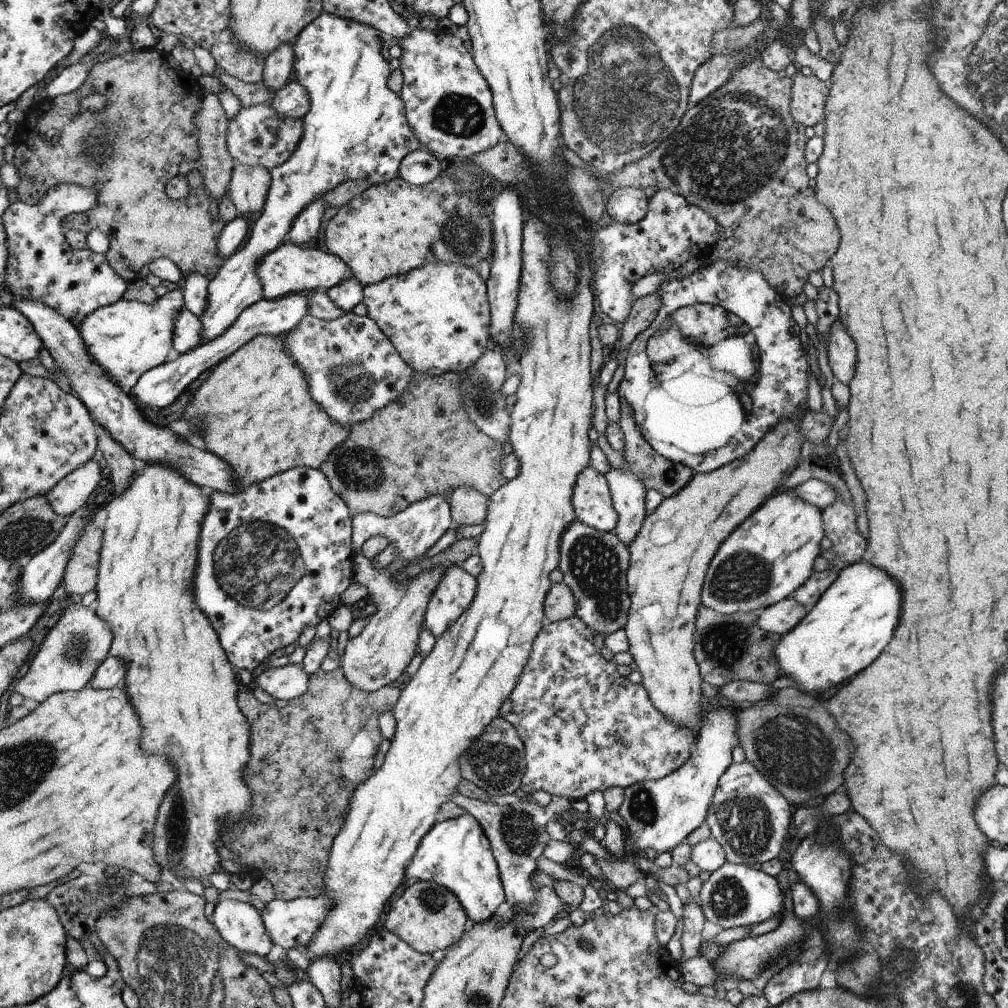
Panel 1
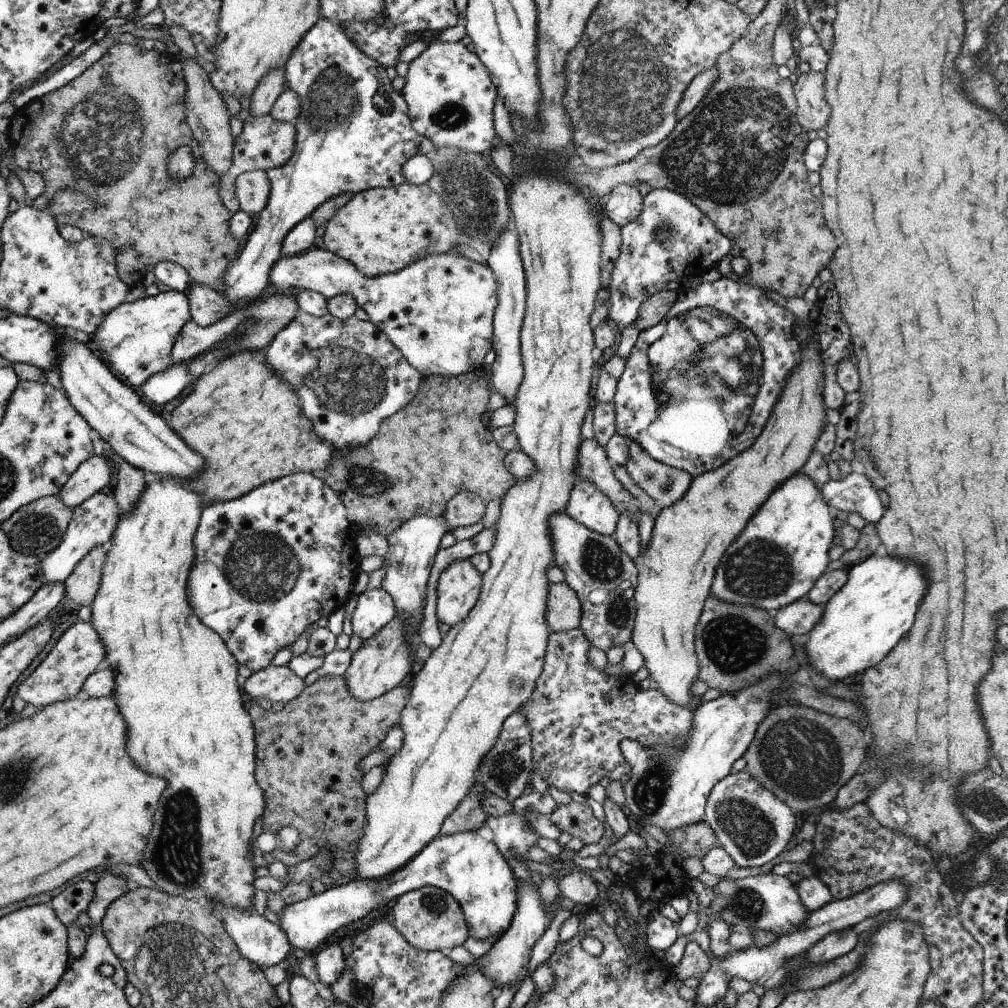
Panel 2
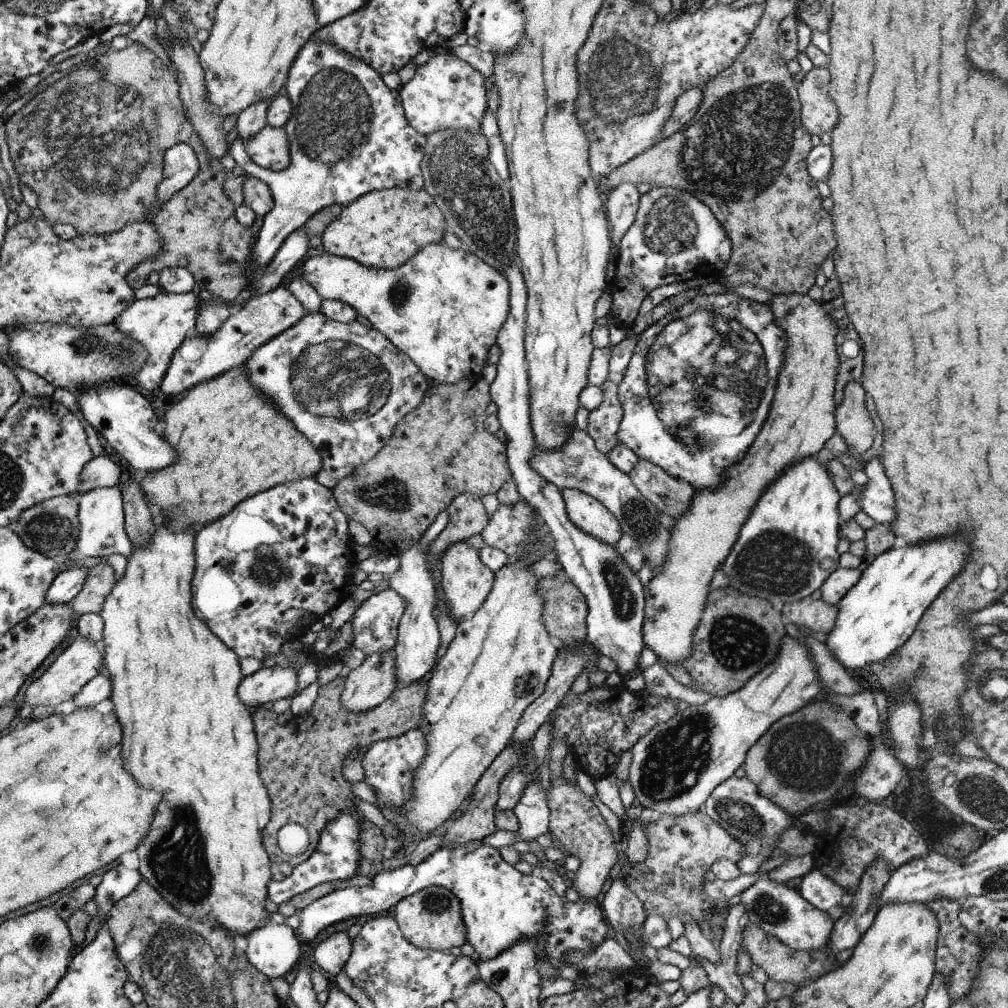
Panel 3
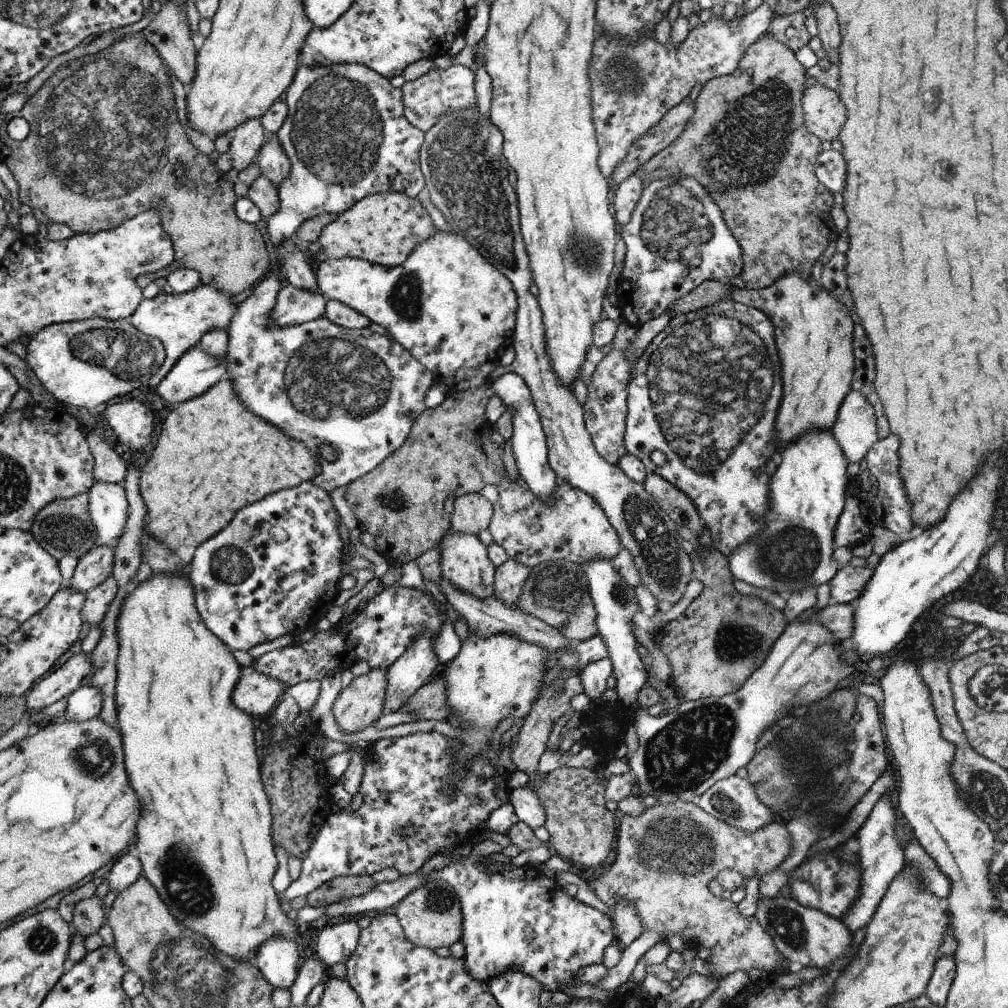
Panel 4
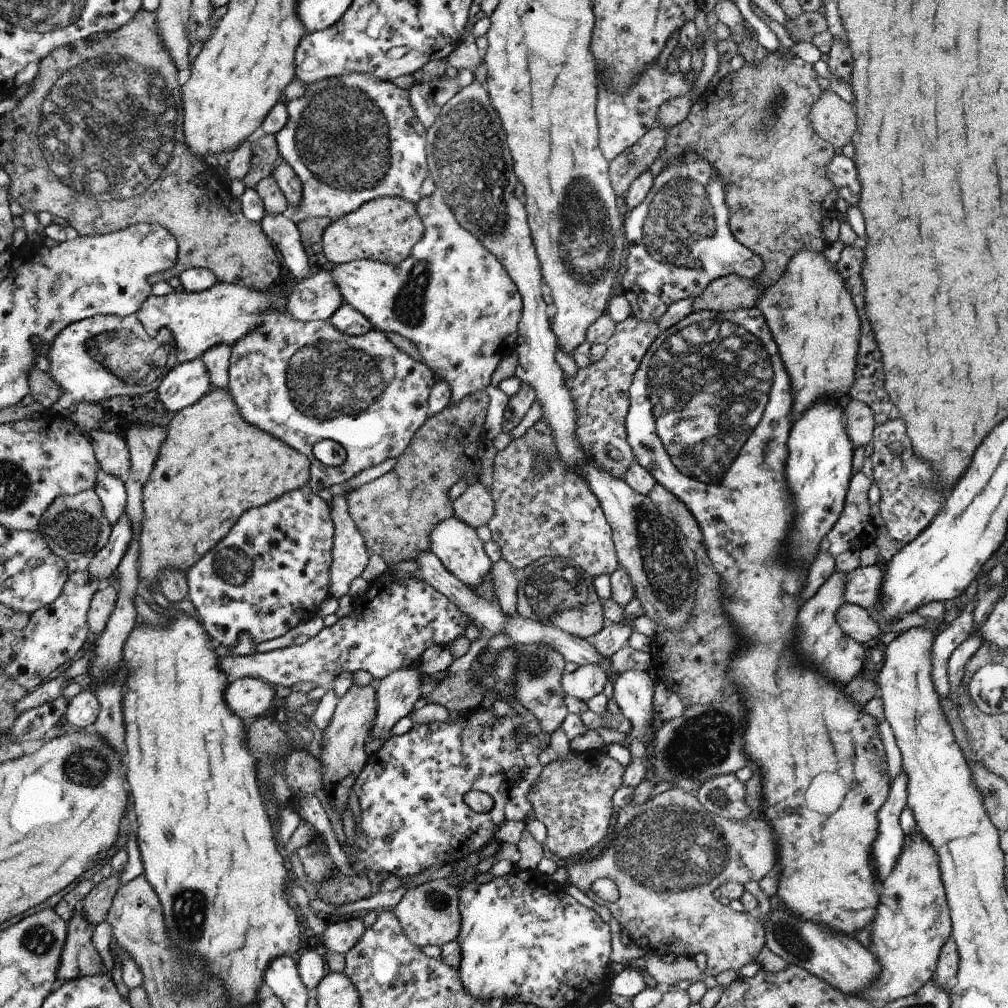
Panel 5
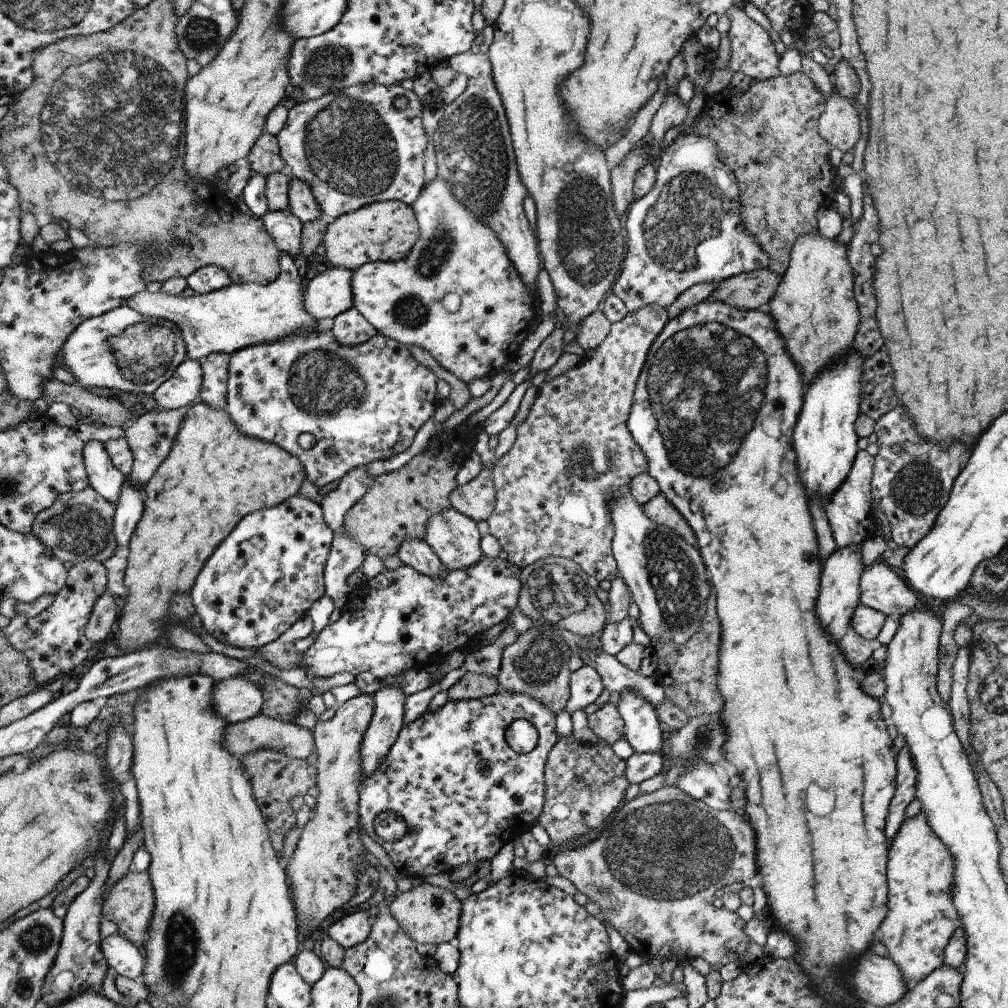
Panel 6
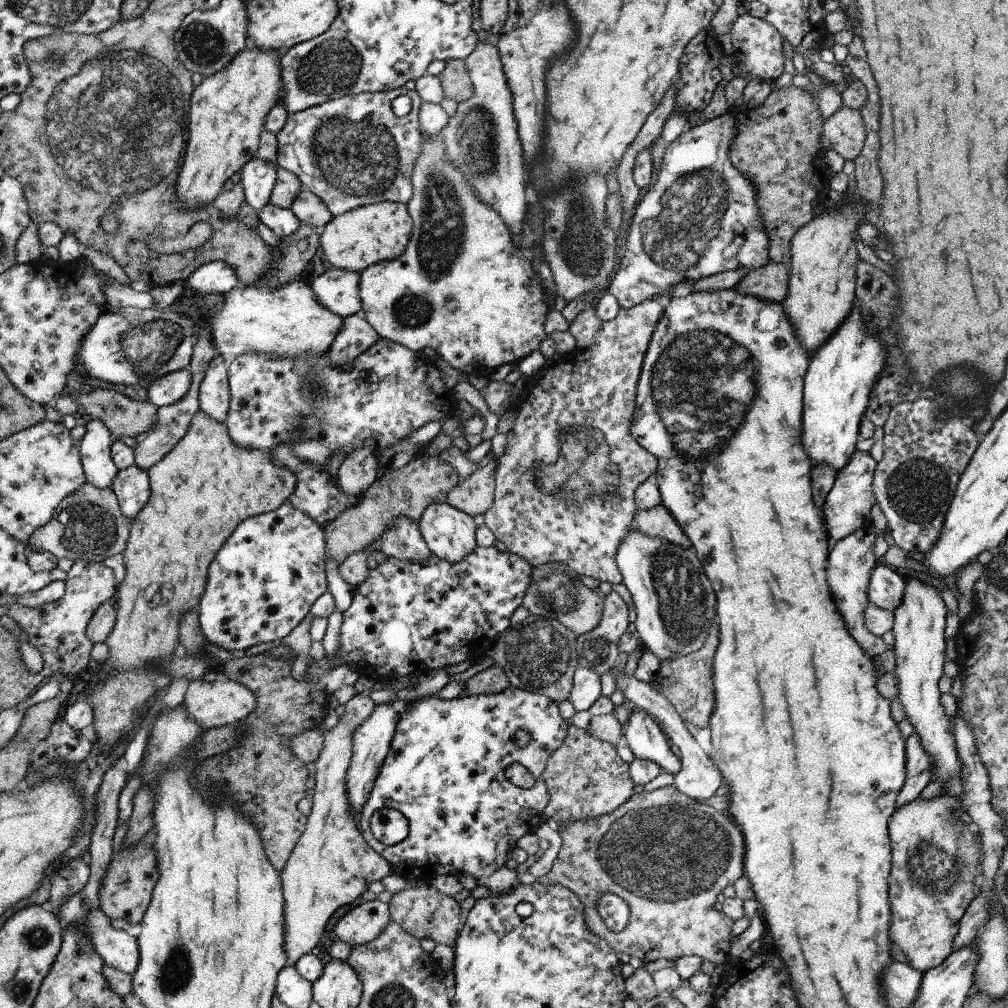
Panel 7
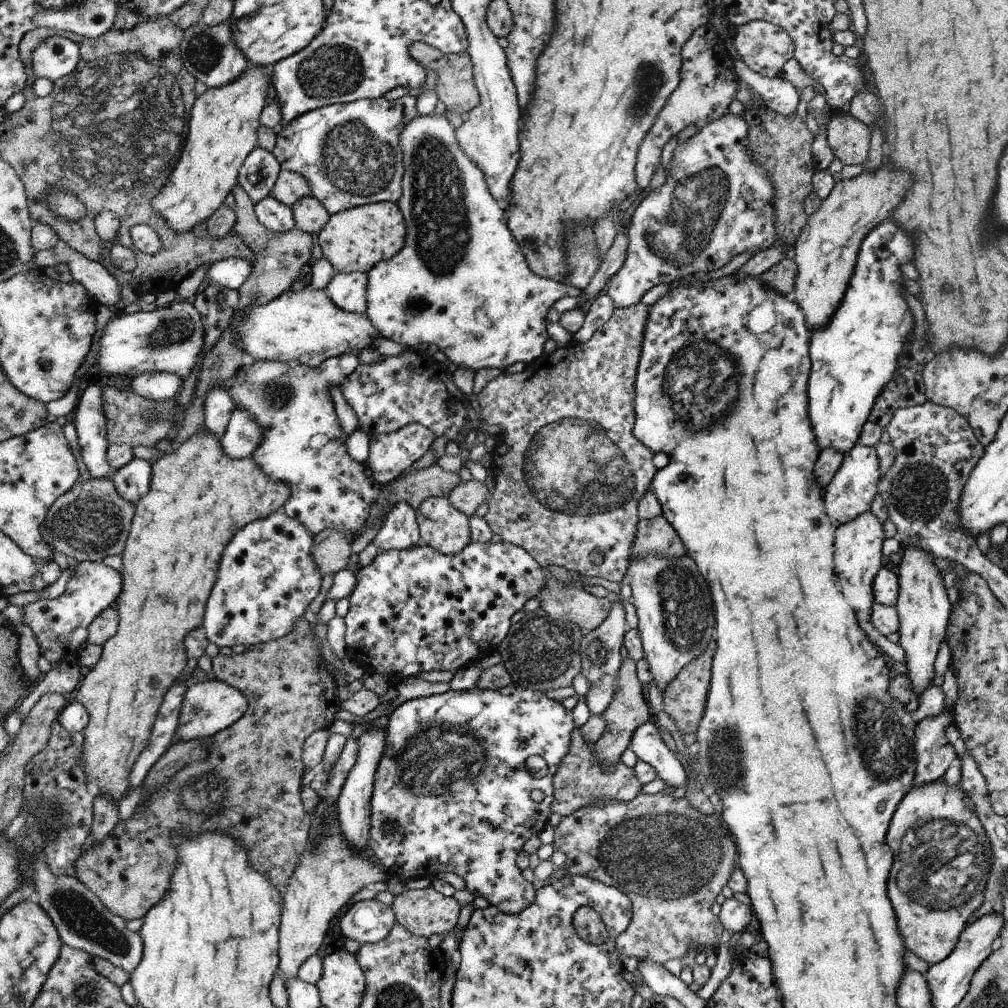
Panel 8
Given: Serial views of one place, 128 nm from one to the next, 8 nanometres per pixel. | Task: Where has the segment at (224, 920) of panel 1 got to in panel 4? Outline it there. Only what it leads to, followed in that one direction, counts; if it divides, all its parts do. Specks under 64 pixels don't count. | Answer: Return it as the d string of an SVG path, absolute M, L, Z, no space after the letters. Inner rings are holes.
M275 935L255 952L252 962L263 972L263 978L273 988L287 988L296 981L300 960L294 938Z

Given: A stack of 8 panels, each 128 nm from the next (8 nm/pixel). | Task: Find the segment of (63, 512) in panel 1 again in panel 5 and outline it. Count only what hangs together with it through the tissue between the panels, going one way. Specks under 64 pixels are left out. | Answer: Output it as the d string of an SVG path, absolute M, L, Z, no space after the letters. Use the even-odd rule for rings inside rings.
M98 427L90 433L94 444L95 458L99 463L99 469L103 469L108 475L126 480L131 468L129 449L127 442L116 433L104 432Z

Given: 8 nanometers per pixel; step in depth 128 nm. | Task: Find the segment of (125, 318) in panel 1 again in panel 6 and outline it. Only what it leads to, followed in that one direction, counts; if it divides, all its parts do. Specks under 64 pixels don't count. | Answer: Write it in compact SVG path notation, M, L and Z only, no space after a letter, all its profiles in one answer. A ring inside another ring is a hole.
M281 252L279 278L271 284L232 283L210 293L187 292L179 296L145 291L125 304L144 317L174 323L186 344L187 359L201 361L211 353L232 355L251 345L285 338L299 329L319 330L317 321L303 308L306 280L300 263L296 257Z

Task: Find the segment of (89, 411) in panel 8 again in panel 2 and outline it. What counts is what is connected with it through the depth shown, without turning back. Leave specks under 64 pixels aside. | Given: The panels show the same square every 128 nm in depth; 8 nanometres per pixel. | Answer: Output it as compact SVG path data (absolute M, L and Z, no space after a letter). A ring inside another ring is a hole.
M102 491L97 492L73 508L74 516L71 524L68 525L67 533L64 534L62 544L52 550L50 554L46 554L40 558L40 576L42 576L44 585L56 584L56 582L64 582L76 565L84 556L96 548L96 546L103 546L109 548L112 544L112 534L118 528L118 520L122 512L115 500L113 494L104 494Z

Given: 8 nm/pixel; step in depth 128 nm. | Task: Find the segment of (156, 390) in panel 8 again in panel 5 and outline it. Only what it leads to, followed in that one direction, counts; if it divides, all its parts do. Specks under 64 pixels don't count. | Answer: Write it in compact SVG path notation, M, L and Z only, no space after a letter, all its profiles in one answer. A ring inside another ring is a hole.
M199 357L175 365L157 392L164 407L176 413L194 405L211 390L208 370Z

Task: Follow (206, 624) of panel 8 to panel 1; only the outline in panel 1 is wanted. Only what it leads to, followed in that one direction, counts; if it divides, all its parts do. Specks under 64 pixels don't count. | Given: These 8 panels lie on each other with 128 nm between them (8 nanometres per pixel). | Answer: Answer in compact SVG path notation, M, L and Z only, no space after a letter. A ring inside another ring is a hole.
M296 467L286 472L267 478L266 481L248 486L234 493L212 493L212 514L208 514L208 522L204 522L204 546L200 546L200 578L196 578L196 594L200 594L200 610L212 618L215 629L220 634L220 642L224 642L224 650L232 664L239 668L246 668L254 673L254 668L266 660L274 650L286 648L288 644L296 644L302 630L306 626L316 626L318 622L328 620L330 614L336 610L340 602L340 594L352 584L354 572L352 564L352 539L354 528L350 528L350 513L348 505L332 490L331 482L327 475L320 469L310 467Z

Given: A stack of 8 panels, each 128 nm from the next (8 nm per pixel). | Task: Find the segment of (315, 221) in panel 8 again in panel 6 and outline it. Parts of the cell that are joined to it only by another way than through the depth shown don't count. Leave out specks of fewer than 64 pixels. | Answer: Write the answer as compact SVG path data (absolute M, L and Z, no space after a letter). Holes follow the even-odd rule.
M291 176L290 210L303 224L315 219L324 218L319 204L316 203L314 192L306 182Z

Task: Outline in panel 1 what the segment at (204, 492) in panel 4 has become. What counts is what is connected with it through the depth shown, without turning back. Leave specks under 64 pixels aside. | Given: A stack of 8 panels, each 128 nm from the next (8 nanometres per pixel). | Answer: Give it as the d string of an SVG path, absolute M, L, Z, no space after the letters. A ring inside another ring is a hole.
M281 335L278 336L255 336L247 342L244 346L240 347L234 354L231 354L228 358L219 362L212 368L210 376L205 382L202 383L200 388L193 394L194 398L190 400L188 406L185 408L184 416L186 422L190 420L200 419L200 432L198 435L203 439L206 447L206 451L210 454L215 454L218 458L228 458L228 462L232 462L232 466L236 466L236 474L240 474L240 478L234 480L234 484L238 486L238 491L258 484L259 482L266 481L267 478L272 478L277 474L286 472L288 469L296 467L310 467L313 469L319 469L323 462L328 460L328 457L334 452L336 446L340 446L347 440L349 430L340 426L338 422L332 422L332 418L322 410L322 406L318 406L314 400L310 390L308 390L307 378L304 378L304 372L296 366L291 356L286 354L286 348L284 348L284 340Z

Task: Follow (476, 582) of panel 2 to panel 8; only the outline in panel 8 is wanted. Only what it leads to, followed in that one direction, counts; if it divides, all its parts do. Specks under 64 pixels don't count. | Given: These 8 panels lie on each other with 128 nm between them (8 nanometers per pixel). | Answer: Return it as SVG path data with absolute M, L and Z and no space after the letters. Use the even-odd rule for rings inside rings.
M428 498L420 504L420 507L415 512L421 541L433 550L444 555L454 555L472 543L469 524L471 522L470 518L466 514L455 510L450 505L448 498Z

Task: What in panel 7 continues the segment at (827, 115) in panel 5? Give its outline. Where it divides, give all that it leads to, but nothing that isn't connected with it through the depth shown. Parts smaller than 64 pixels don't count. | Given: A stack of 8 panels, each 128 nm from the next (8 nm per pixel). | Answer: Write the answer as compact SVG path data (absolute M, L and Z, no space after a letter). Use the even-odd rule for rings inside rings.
M842 105L838 112L823 122L822 139L844 160L855 162L864 148L864 132L866 128L862 124L860 112Z

